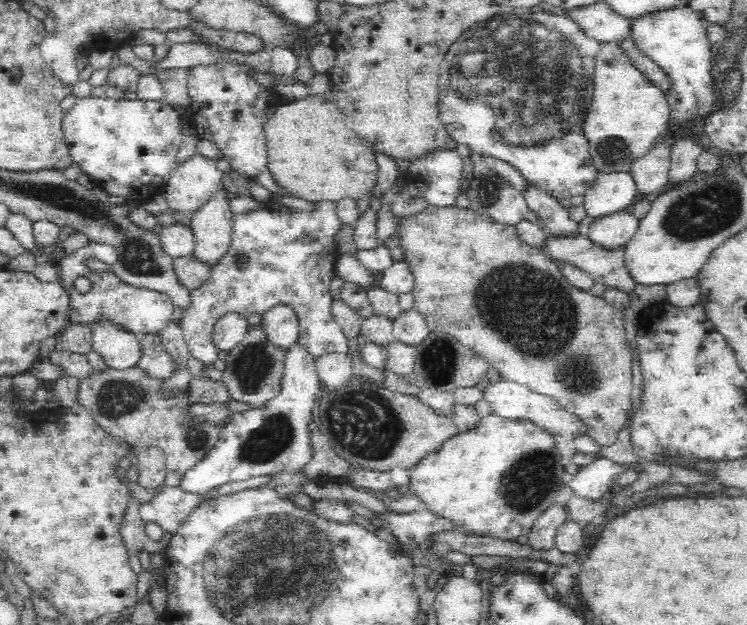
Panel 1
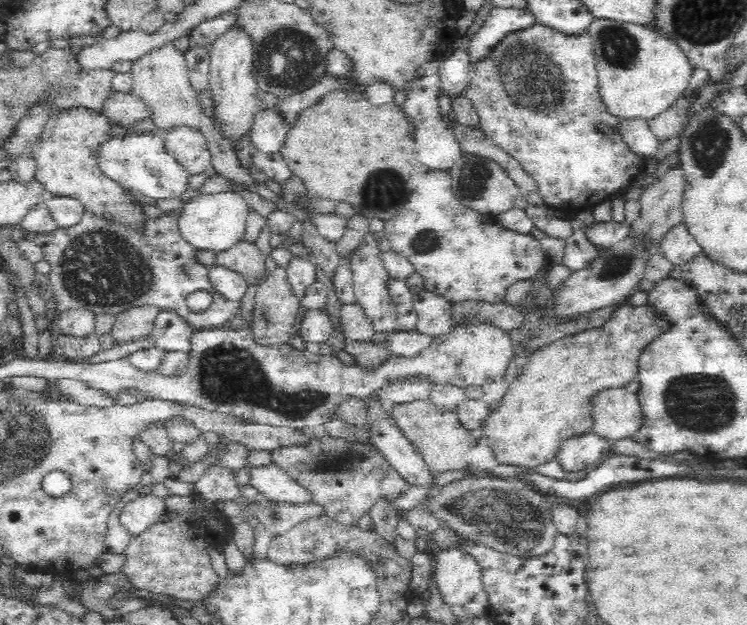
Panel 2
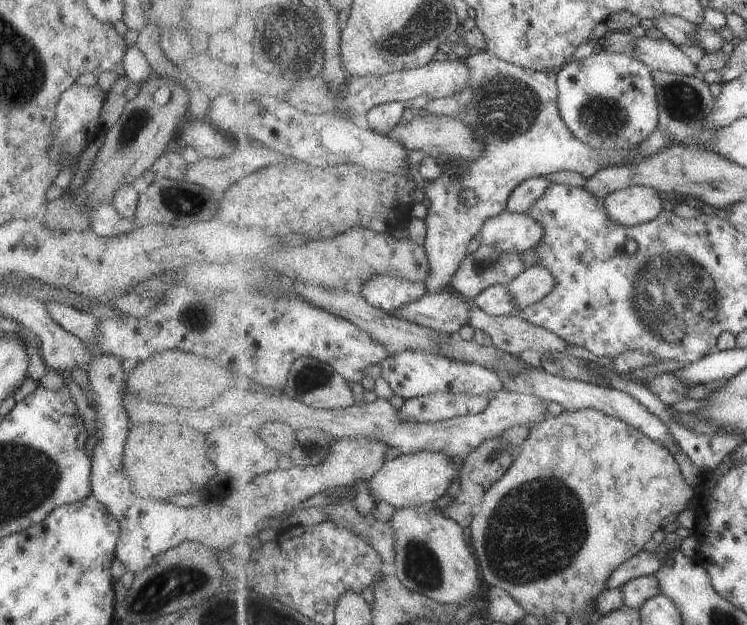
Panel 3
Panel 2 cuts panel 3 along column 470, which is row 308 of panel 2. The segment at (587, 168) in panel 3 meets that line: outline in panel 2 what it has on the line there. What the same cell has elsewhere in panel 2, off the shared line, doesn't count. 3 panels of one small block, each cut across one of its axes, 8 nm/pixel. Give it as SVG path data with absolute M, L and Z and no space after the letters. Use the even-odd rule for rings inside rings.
M162 211L159 218L146 220L144 234L133 228L126 228L116 222L96 218L91 212L84 212L82 220L70 228L58 227L54 232L32 234L32 240L42 248L43 260L50 265L47 277L53 288L51 306L58 313L70 307L90 309L94 314L114 313L131 306L154 305L161 311L174 311L194 329L223 328L234 316L242 315L243 299L226 299L212 286L208 270L196 260L195 249L180 234L176 216ZM195 290L205 290L212 295L212 304L204 312L194 312L184 304L184 298Z

